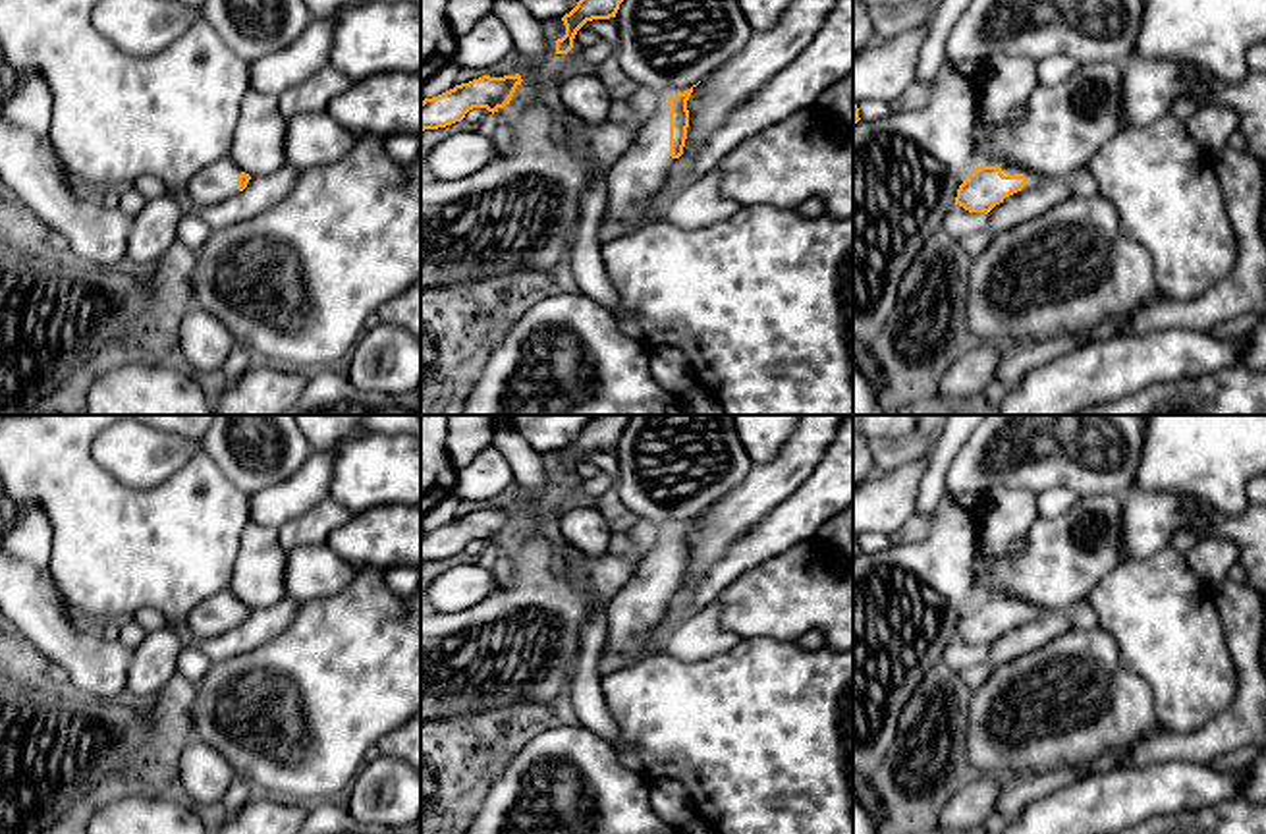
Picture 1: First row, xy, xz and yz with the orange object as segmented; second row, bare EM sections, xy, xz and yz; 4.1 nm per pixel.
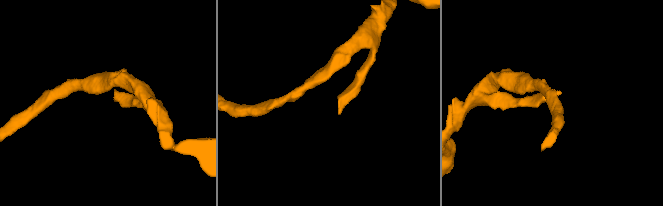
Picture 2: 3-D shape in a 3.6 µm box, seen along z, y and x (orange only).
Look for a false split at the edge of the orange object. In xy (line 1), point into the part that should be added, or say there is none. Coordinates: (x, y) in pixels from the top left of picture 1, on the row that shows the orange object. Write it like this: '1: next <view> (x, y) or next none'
1: next xy (217, 182)

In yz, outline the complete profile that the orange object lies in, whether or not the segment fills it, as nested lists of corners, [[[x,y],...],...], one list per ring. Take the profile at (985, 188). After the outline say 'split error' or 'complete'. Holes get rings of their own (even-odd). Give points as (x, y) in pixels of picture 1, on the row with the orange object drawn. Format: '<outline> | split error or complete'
[[[1019,164],[977,166],[959,185],[955,205],[969,212],[988,214],[1007,197],[1032,189],[1042,181],[1044,178],[1038,178]]] | split error

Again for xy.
[[[230,156],[199,170],[185,185],[195,207],[208,207],[243,191],[251,176],[245,174]]] | split error

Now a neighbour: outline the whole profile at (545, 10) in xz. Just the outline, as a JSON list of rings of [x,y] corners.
[[[519,0],[538,21],[562,19],[579,0]]]

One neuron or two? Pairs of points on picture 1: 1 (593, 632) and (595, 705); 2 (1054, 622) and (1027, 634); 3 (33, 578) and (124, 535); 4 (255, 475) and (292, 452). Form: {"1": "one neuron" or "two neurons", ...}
{"1": "one neuron", "2": "one neuron", "3": "two neurons", "4": "one neuron"}

